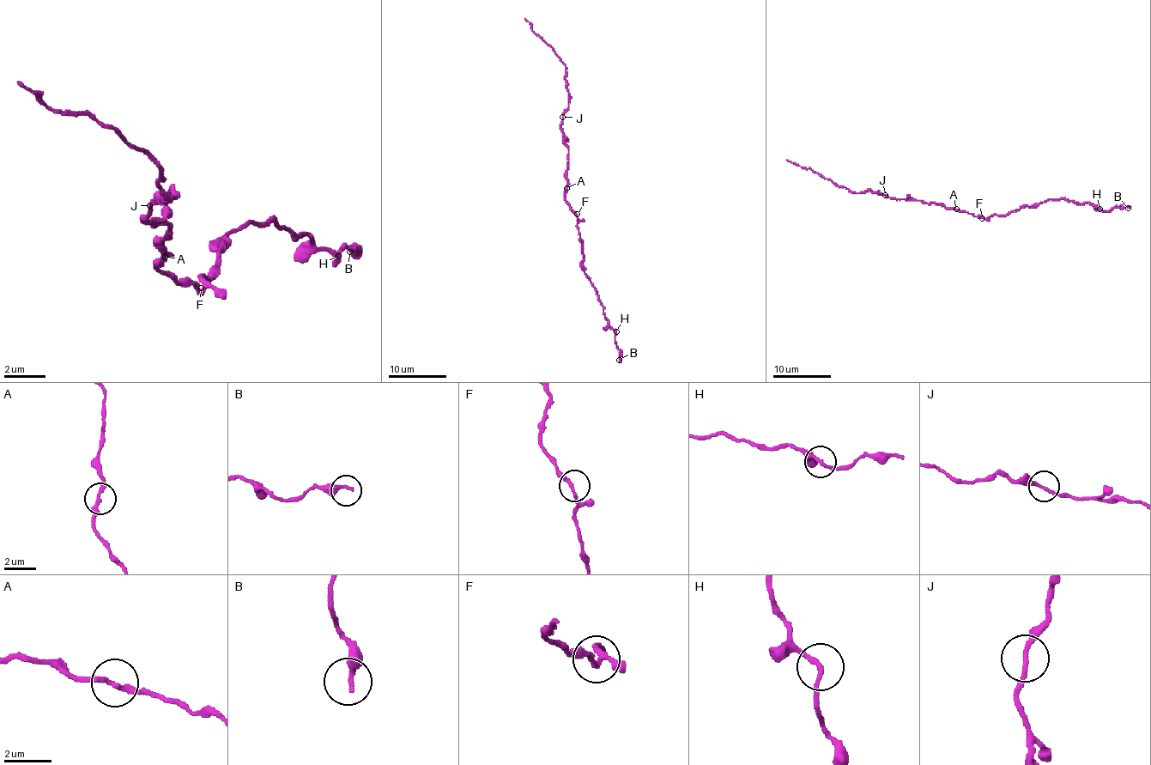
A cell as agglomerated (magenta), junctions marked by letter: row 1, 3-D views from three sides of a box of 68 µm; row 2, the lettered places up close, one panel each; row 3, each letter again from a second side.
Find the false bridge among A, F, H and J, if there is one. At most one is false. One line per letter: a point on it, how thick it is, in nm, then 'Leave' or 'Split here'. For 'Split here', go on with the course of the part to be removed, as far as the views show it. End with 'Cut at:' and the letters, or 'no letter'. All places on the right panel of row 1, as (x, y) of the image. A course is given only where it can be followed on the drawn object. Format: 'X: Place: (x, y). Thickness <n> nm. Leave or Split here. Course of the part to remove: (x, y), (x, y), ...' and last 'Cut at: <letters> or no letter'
A: Place: (956, 209). Thickness 240 nm. Leave
F: Place: (982, 218). Thickness 200 nm. Leave
H: Place: (1099, 209). Thickness 190 nm. Leave
J: Place: (885, 195). Thickness 180 nm. Leave
Cut at: no letter

